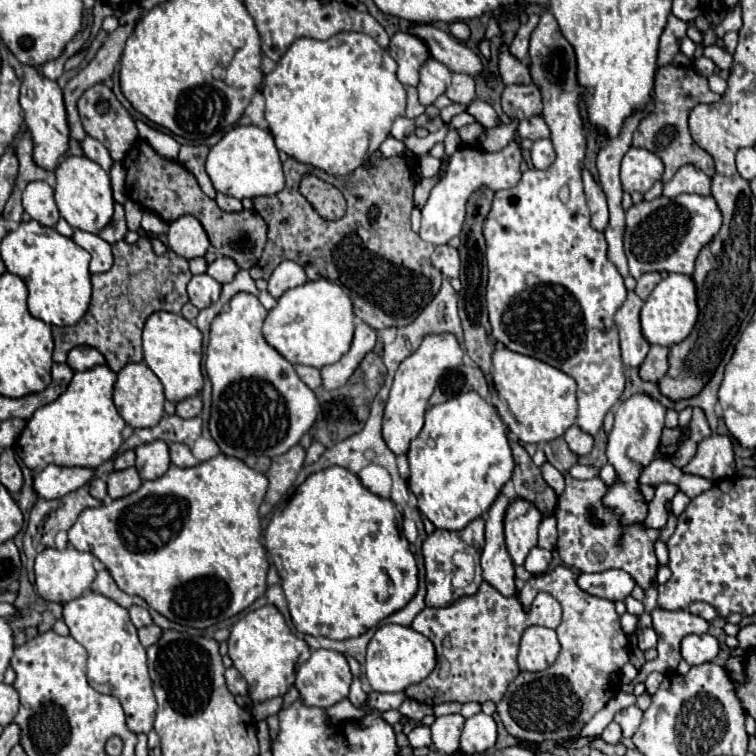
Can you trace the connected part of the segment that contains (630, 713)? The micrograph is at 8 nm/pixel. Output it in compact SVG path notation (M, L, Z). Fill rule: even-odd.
M628 706L628 708L620 710L614 720L622 726L622 734L624 734L626 738L630 738L630 736L638 730L638 726L640 726L642 710L640 710L638 706Z

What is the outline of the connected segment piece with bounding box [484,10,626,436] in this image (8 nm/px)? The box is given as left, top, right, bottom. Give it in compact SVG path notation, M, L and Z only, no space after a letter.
M544 10L540 16L538 26L534 28L532 36L530 36L530 74L532 80L538 88L542 88L546 94L542 94L544 100L544 110L542 110L542 118L546 120L546 124L550 126L550 140L554 144L556 150L556 160L548 170L526 170L522 174L522 180L508 190L498 190L492 202L492 210L490 216L484 224L484 238L486 238L486 260L488 260L488 290L486 290L486 304L488 304L488 318L490 318L490 326L492 326L492 336L502 342L508 350L524 354L524 356L532 356L538 358L562 372L566 372L568 376L572 376L578 384L578 416L576 416L576 426L584 432L588 432L590 436L596 436L598 430L602 428L604 416L606 412L620 400L622 392L624 392L624 368L622 368L622 360L620 360L620 346L618 346L618 332L616 326L612 326L614 322L614 314L616 310L624 304L626 300L626 288L624 288L624 280L620 276L620 272L616 272L616 266L608 260L608 242L604 240L604 232L598 232L592 228L590 224L590 212L586 208L586 200L584 200L584 190L582 190L582 178L580 178L580 168L582 168L582 158L586 152L586 144L584 144L584 130L582 130L582 118L578 112L578 100L582 94L582 88L576 82L576 58L574 58L574 50L568 44L568 40L562 36L556 18Z

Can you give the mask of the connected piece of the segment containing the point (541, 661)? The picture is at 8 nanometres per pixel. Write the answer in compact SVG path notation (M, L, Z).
M530 626L524 630L518 652L518 668L522 672L546 670L558 656L560 644L556 632L544 626Z

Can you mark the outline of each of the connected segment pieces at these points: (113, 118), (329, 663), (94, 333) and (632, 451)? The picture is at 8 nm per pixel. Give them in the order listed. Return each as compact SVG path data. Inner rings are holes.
M94 84L92 88L88 88L80 96L78 112L80 112L80 120L82 120L82 126L84 126L86 134L96 138L98 142L102 142L108 148L108 152L114 160L122 160L126 156L128 148L132 148L132 144L138 140L138 130L136 130L136 124L134 124L132 116L116 100L112 90L106 88L104 84Z
M314 650L296 672L296 688L304 706L330 708L348 698L352 684L350 666L344 654L334 650Z
M142 236L136 244L128 244L124 240L120 240L118 244L112 246L112 252L114 252L114 266L104 272L104 274L92 274L92 302L90 302L90 308L88 312L80 318L78 324L74 326L66 326L66 328L58 328L58 336L54 336L54 340L58 342L58 348L54 348L54 362L64 362L66 360L66 354L68 350L72 350L74 346L92 346L96 350L100 350L108 362L108 366L114 370L114 372L120 372L122 366L130 364L130 362L142 362L142 326L146 322L146 318L152 314L152 312L158 312L158 310L168 310L168 312L180 312L180 306L186 302L186 278L180 278L180 276L168 276L164 278L162 284L156 282L156 296L162 296L162 298L154 298L154 304L146 304L144 308L136 308L128 294L128 280L132 276L132 268L188 268L188 260L176 256L176 252L168 252L164 254L164 258L156 258L152 256L152 246L150 246L150 240L146 236ZM136 252L148 252L140 258L140 264L136 264Z
M634 394L628 400L622 400L616 408L616 420L608 434L606 456L616 470L616 482L608 486L604 496L604 506L612 508L620 516L620 526L640 524L648 516L648 502L640 492L640 474L642 470L658 456L660 450L660 432L664 430L666 410L646 394Z

